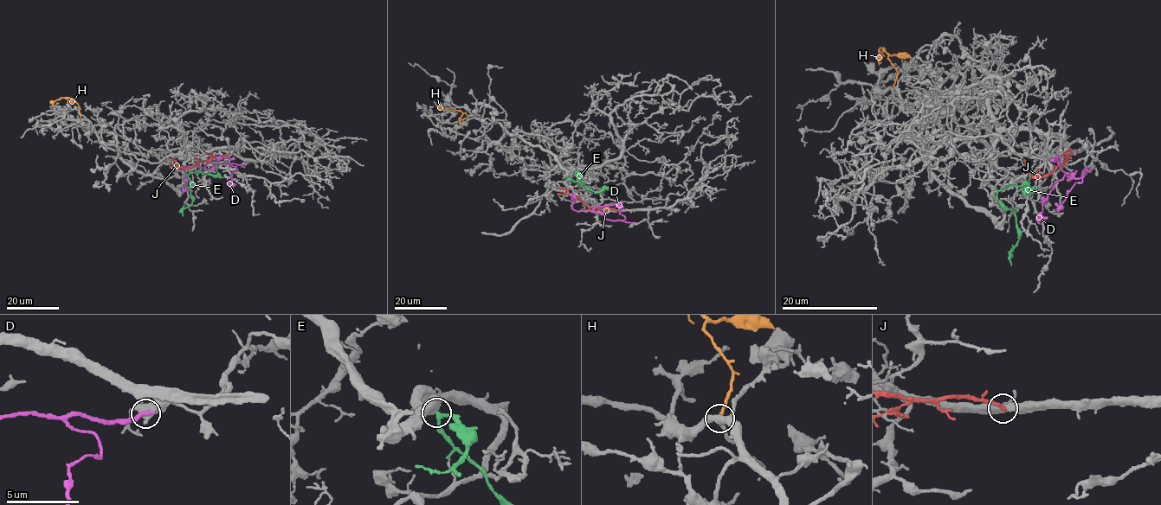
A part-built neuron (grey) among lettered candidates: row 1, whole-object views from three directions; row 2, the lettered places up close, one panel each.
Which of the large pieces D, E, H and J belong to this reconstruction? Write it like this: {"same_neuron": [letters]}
{"same_neuron": []}

